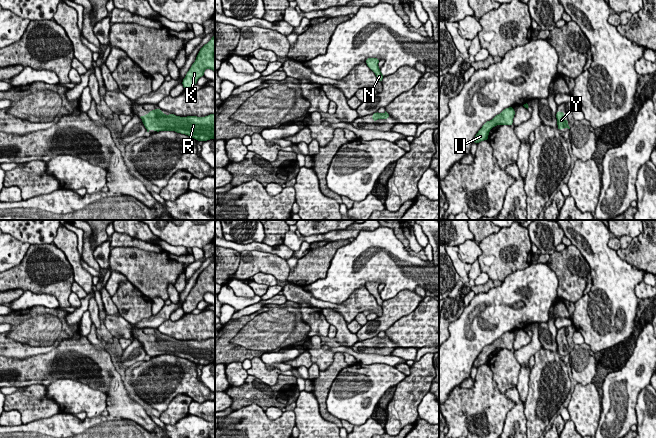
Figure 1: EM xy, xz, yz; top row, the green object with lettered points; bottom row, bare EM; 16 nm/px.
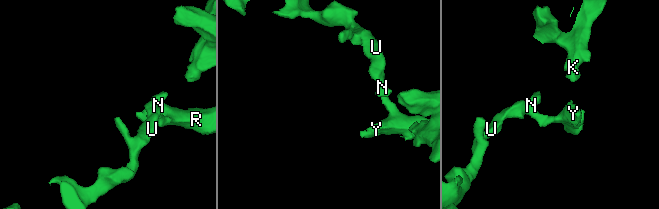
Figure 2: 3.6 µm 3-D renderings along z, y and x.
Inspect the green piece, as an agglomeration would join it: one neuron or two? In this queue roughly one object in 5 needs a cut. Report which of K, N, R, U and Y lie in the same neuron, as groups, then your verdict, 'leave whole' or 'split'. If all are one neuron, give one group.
groups K N R U Y; leave whole

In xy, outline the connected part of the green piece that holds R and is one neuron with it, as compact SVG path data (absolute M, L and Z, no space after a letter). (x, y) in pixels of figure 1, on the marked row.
M156 108L140 118L147 132L150 129L156 132L175 131L198 141L215 139L215 114L205 117L180 117L174 114L165 115L162 110Z

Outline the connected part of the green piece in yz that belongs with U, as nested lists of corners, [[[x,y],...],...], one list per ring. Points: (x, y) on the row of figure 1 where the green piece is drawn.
[[[513,107],[504,109],[500,114],[496,115],[492,120],[483,124],[482,128],[476,134],[473,143],[478,144],[481,141],[488,140],[489,131],[496,125],[512,126],[515,111]]]

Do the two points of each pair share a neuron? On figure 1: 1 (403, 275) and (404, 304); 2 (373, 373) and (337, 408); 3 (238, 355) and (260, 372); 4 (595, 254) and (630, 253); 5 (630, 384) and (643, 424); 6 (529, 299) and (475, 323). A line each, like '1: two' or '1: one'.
1: two
2: one
3: two
4: two
5: two
6: one

